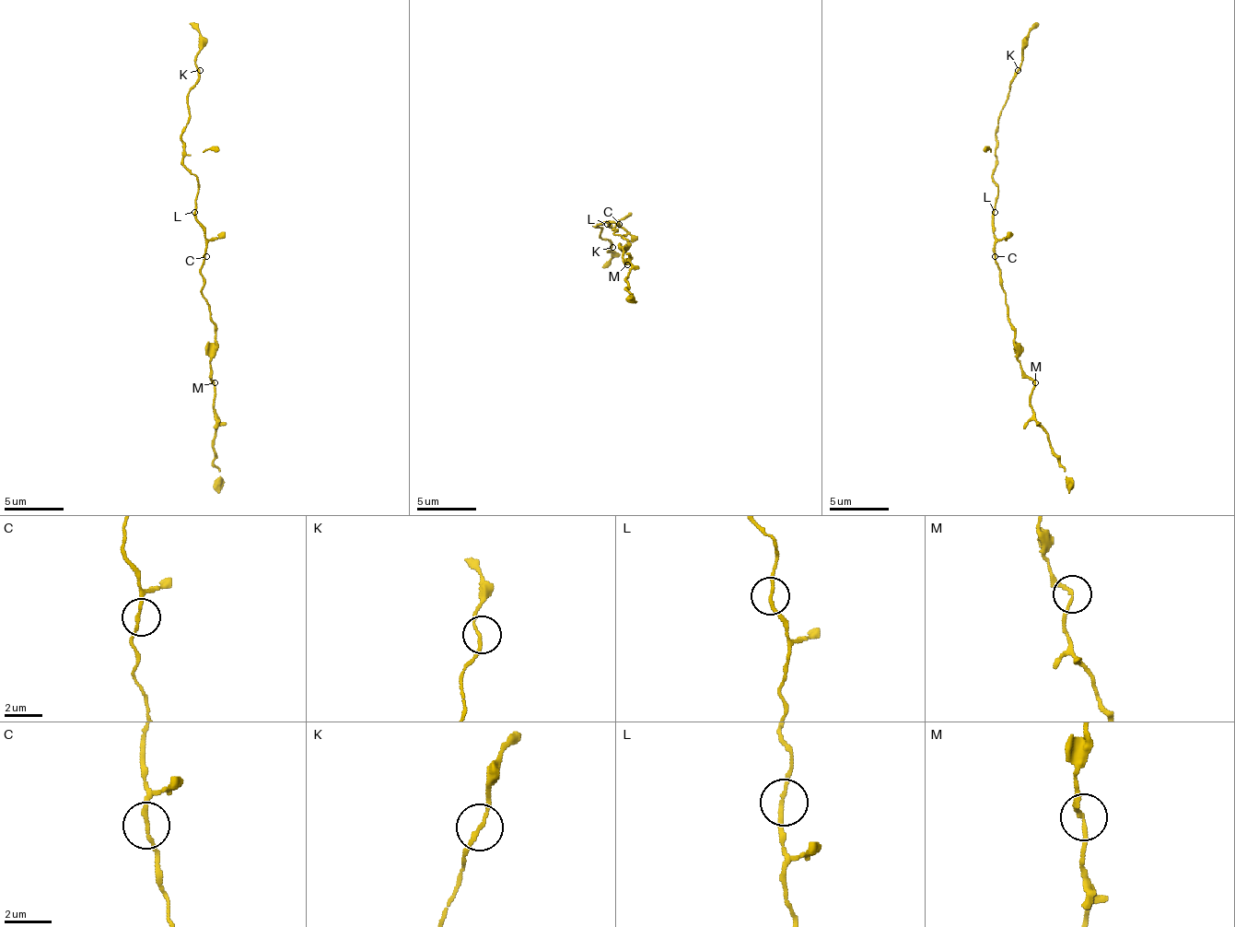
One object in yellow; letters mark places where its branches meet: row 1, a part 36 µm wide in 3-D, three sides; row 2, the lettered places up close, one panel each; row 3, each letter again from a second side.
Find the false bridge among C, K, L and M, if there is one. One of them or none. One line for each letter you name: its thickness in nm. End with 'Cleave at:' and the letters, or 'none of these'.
Cleave at: none of these

